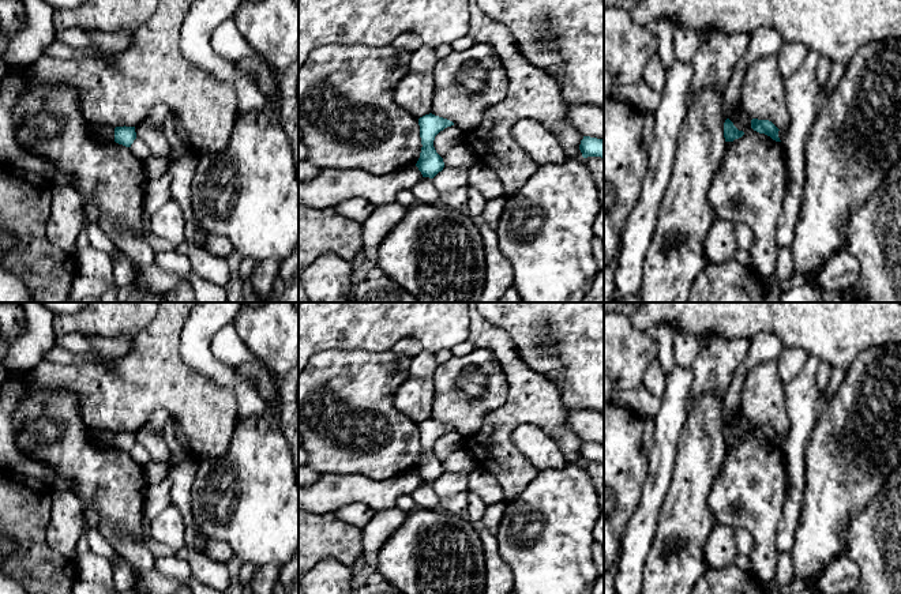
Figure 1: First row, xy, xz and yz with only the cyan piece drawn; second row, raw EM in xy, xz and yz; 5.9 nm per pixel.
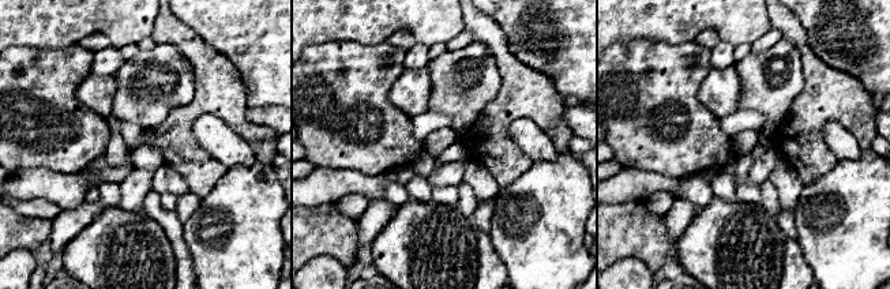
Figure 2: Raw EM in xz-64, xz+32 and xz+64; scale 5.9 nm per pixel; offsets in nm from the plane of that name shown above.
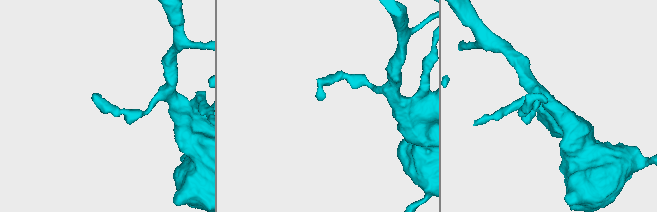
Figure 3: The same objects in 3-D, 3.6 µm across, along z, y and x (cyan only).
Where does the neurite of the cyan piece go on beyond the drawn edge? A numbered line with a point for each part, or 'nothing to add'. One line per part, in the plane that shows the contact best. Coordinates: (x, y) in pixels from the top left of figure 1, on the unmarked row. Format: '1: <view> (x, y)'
nothing to add

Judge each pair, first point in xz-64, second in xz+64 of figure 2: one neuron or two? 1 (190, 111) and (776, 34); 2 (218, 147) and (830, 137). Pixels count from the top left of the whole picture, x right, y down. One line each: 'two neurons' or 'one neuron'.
1: two neurons
2: one neuron

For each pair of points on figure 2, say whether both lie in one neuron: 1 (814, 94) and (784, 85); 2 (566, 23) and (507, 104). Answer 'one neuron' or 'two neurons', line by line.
1: two neurons
2: two neurons

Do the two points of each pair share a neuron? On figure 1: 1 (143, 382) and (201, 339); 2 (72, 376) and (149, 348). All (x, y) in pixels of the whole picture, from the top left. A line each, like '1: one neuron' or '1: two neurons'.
1: two neurons
2: one neuron

